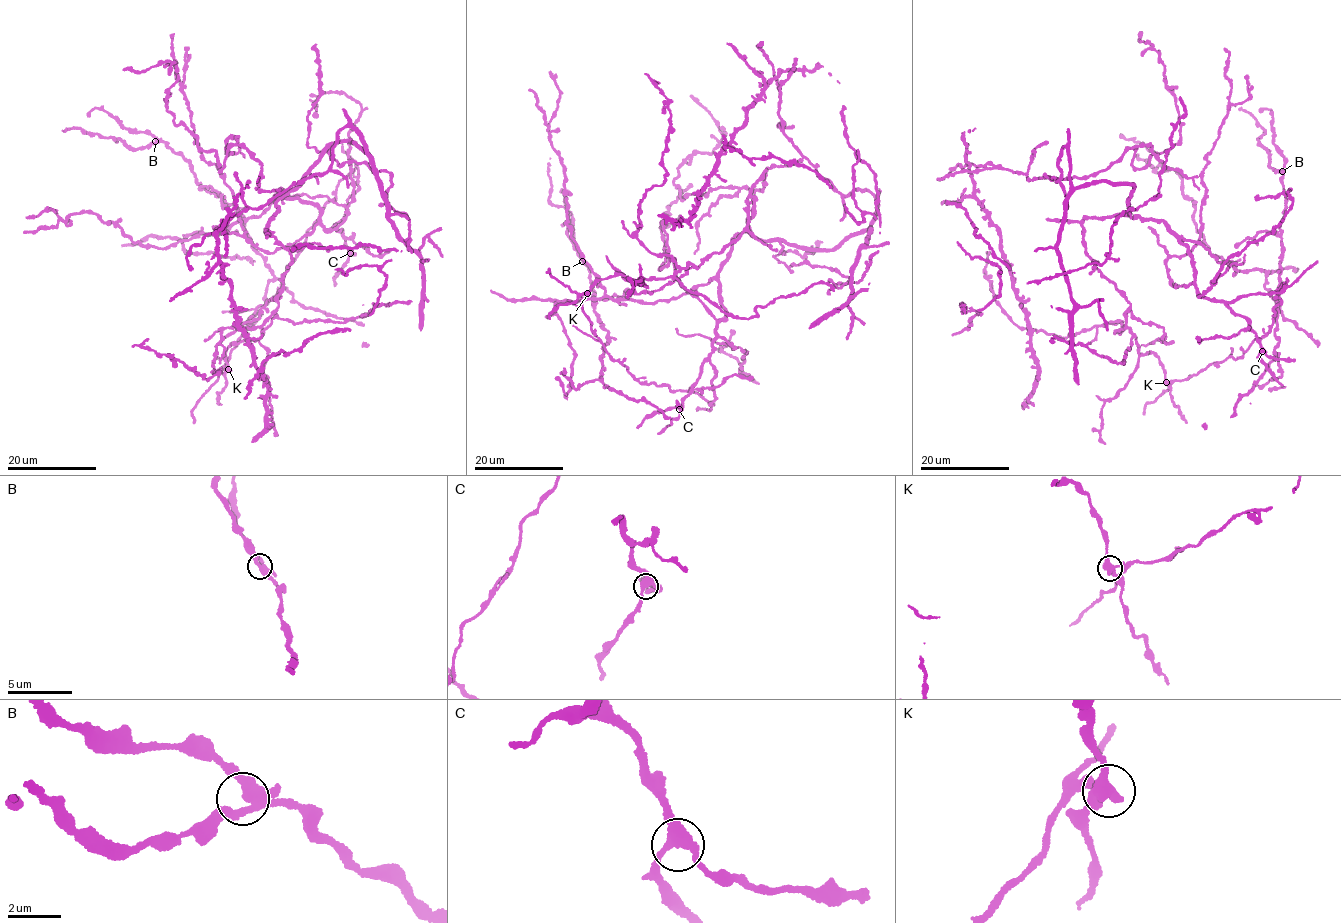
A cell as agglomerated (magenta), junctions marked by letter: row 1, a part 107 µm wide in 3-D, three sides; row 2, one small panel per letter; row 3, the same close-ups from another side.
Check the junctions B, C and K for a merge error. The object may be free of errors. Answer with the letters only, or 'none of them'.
K

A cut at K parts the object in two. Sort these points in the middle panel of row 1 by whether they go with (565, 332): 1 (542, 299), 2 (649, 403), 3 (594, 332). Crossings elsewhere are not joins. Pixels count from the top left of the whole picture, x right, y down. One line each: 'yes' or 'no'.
1: yes
2: yes
3: no

